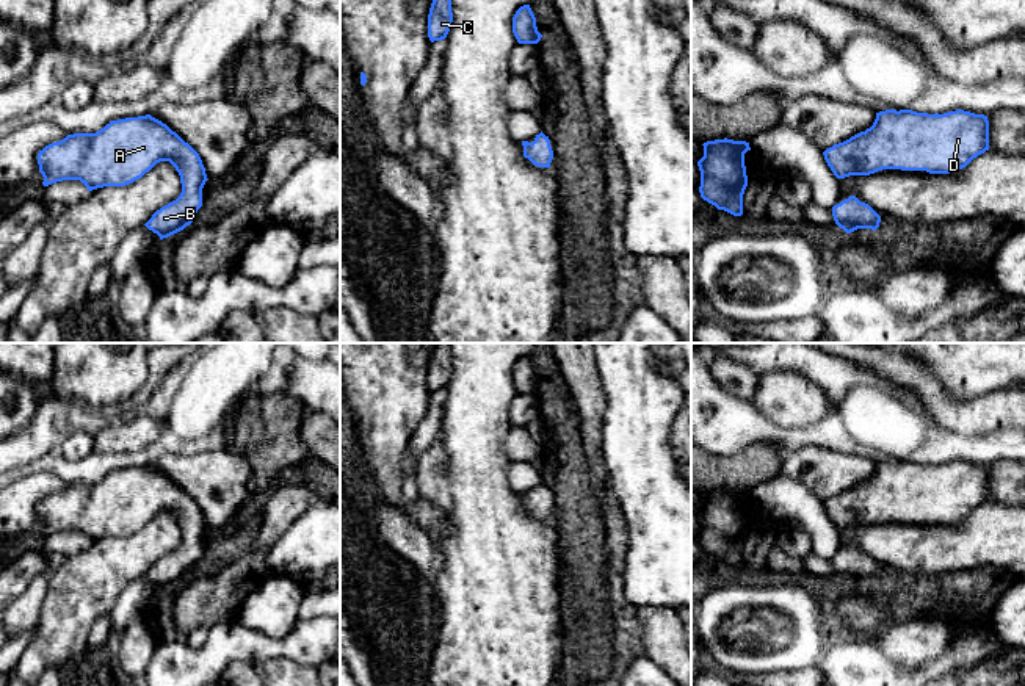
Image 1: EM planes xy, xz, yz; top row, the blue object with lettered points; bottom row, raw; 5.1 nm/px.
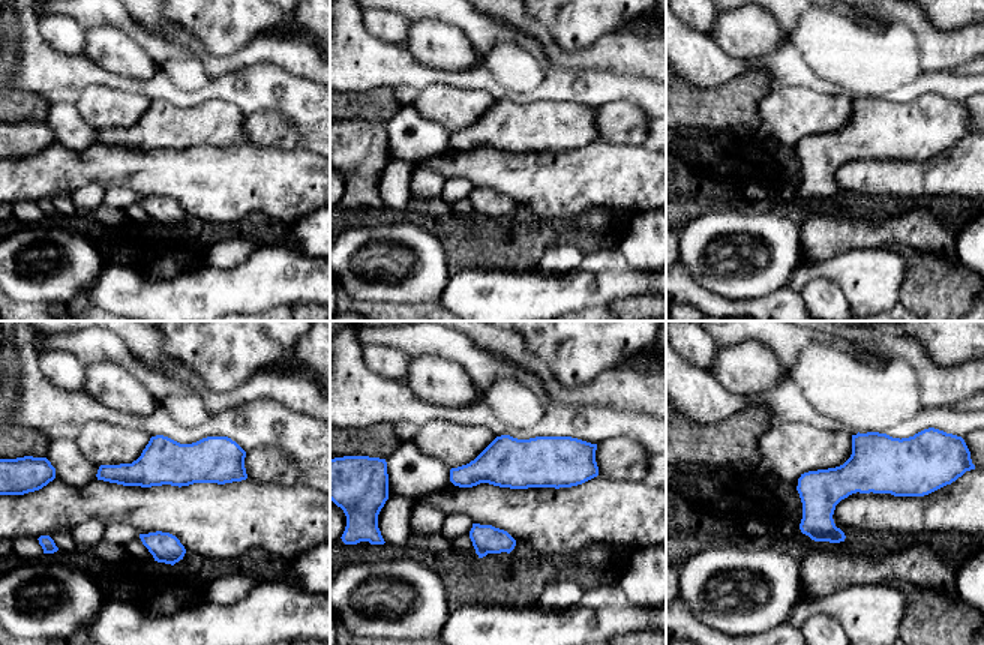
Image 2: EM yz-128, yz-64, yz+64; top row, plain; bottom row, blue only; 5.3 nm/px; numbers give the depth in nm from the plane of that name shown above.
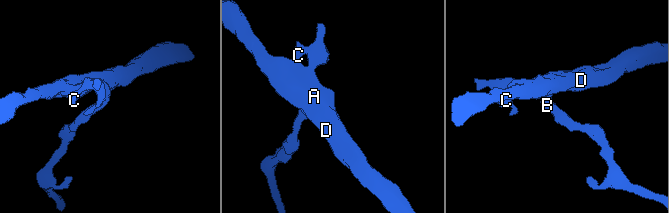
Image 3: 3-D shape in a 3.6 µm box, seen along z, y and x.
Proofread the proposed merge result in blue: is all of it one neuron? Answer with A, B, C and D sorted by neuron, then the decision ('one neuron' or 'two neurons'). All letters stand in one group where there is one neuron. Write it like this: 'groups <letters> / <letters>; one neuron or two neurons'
groups A B C D; one neuron

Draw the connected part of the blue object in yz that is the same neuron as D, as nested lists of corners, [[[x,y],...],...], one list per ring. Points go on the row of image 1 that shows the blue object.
[[[886,110],[876,113],[870,128],[823,152],[837,179],[870,175],[882,169],[926,171],[950,174],[965,168],[973,158],[989,150],[989,121],[984,114],[964,110],[944,114],[912,110]]]

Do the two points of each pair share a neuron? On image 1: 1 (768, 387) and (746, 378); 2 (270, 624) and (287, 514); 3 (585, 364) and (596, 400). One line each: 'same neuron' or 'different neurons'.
1: different neurons
2: different neurons
3: same neuron

